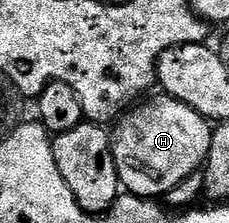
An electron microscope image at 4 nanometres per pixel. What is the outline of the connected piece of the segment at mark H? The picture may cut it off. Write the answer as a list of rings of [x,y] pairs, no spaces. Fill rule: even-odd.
[[[160,98],[134,106],[116,120],[111,131],[113,160],[121,178],[122,188],[130,195],[139,195],[147,200],[157,197],[153,195],[168,196],[169,191],[175,189],[175,185],[179,185],[179,181],[198,174],[209,157],[209,146],[213,136],[210,120],[204,119],[198,111],[191,109],[186,103],[180,103],[178,99]]]

